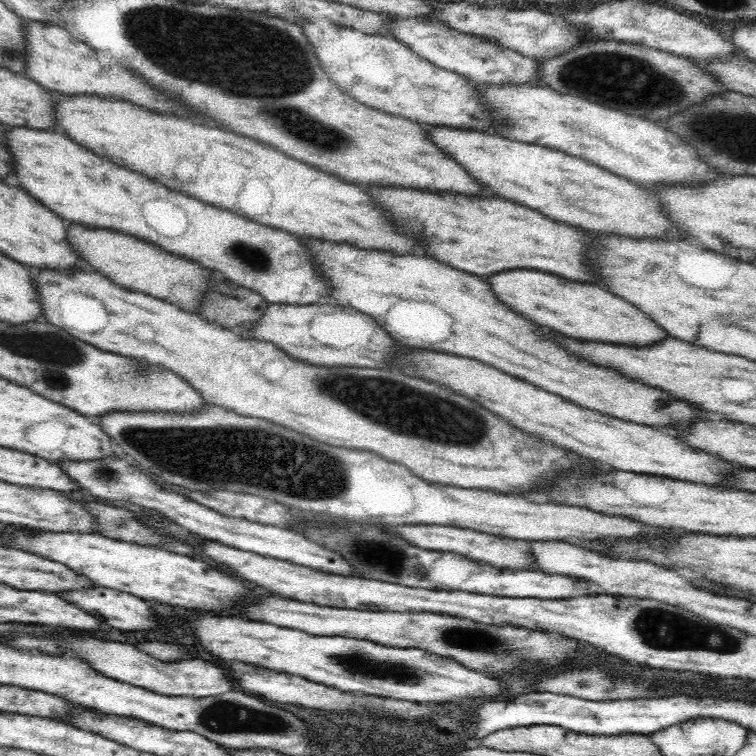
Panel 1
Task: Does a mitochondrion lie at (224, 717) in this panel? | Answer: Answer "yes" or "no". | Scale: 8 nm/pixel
yes

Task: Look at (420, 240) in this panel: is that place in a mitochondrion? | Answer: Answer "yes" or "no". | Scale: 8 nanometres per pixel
no

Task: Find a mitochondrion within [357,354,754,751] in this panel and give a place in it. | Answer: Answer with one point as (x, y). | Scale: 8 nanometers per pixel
(659, 628)

